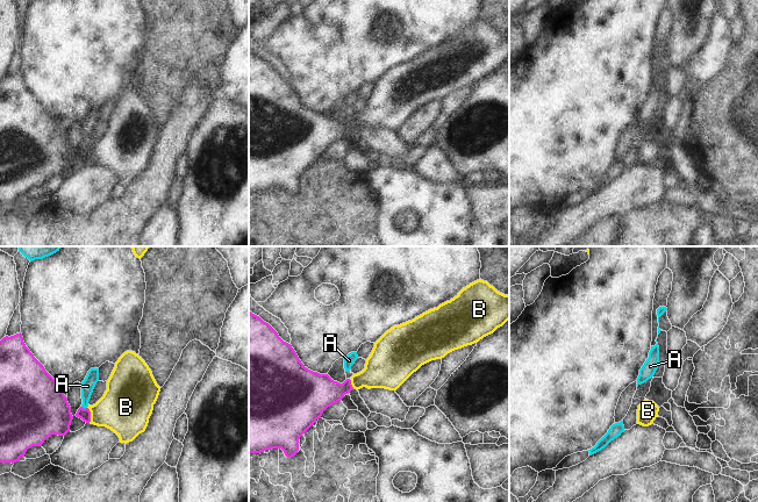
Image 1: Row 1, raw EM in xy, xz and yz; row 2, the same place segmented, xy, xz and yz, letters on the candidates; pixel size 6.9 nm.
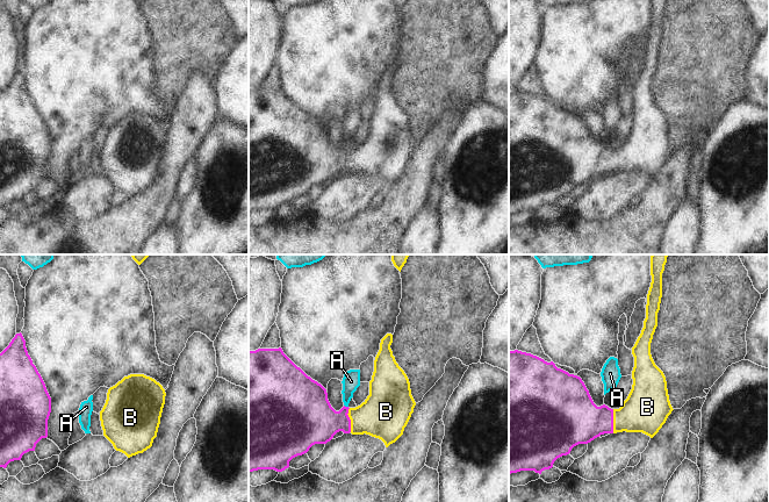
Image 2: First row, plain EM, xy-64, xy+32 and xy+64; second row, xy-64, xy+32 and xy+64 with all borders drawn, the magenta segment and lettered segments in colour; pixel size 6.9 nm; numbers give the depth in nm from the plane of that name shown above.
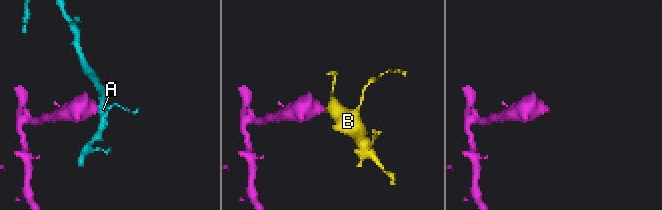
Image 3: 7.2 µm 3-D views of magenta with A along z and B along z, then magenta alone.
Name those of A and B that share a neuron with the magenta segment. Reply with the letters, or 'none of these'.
B

